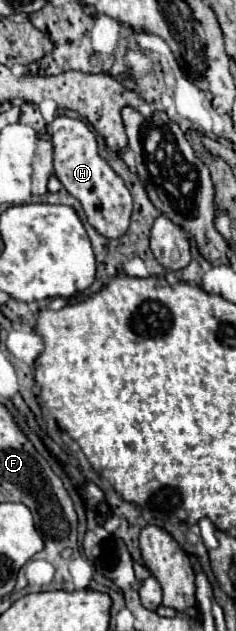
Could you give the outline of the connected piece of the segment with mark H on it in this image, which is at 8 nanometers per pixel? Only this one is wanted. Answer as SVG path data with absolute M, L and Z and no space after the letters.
M56 117L48 125L54 143L54 171L64 189L76 197L88 217L88 223L104 237L122 237L130 225L132 195L128 193L124 181L116 177L112 167L98 155L98 143L92 131L80 119Z

